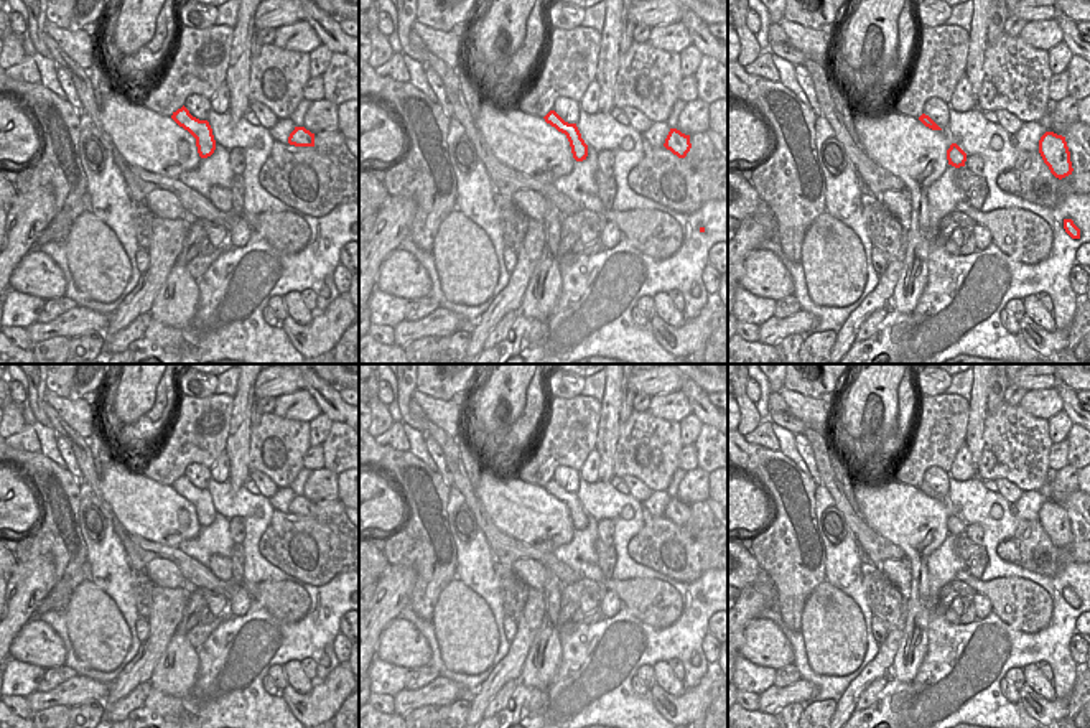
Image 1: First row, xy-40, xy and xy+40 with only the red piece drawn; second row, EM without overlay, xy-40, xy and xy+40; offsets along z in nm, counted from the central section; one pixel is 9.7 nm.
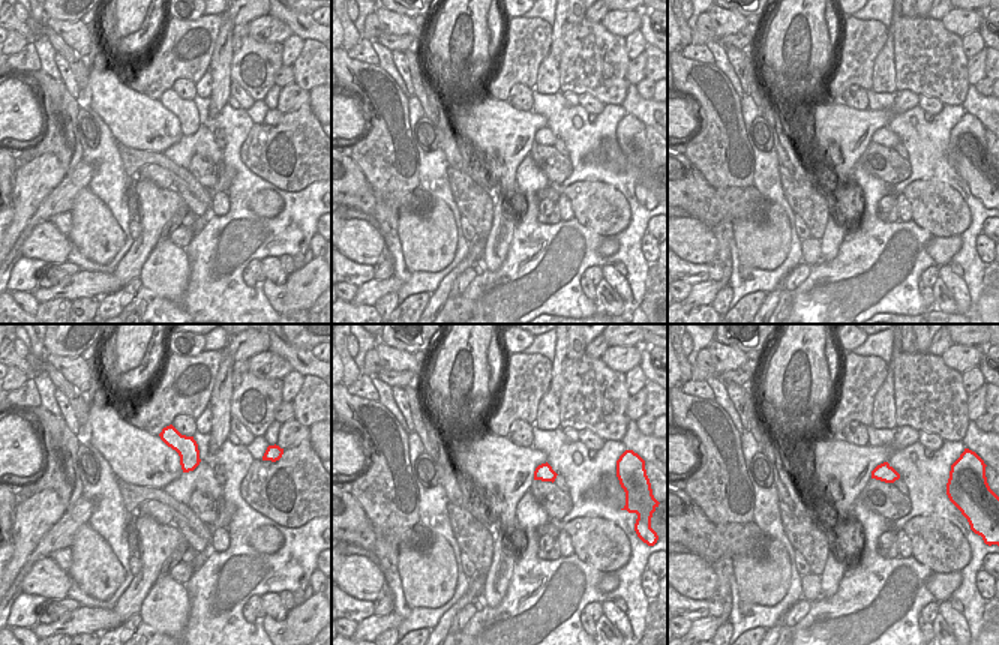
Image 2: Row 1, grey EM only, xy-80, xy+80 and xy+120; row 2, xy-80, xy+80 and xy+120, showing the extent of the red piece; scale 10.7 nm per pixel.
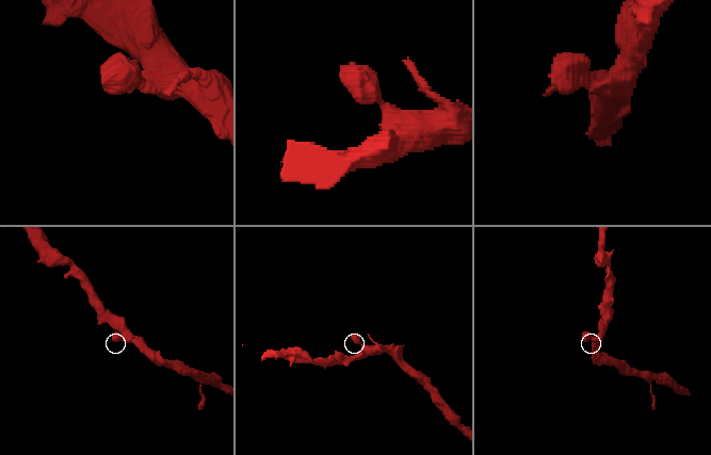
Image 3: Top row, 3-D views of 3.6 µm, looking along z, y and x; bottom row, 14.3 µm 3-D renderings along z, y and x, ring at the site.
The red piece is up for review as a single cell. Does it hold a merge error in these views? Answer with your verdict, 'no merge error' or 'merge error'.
no merge error

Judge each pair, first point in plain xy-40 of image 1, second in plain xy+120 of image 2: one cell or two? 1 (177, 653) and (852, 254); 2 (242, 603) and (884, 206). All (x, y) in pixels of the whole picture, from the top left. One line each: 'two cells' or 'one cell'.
1: two cells
2: two cells

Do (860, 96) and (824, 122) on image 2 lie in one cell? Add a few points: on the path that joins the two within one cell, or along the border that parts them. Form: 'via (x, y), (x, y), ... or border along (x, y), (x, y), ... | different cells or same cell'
border along (840, 101), (849, 107), (867, 110) | different cells

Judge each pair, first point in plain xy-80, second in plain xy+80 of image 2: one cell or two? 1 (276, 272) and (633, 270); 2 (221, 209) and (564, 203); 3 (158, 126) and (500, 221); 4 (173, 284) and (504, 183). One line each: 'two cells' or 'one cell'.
1: two cells
2: one cell
3: one cell
4: one cell

